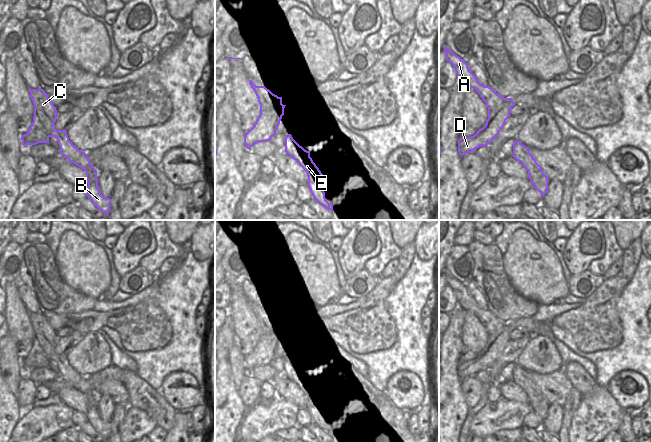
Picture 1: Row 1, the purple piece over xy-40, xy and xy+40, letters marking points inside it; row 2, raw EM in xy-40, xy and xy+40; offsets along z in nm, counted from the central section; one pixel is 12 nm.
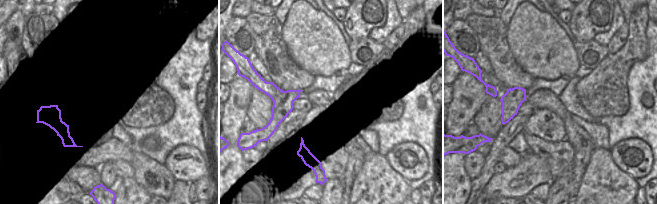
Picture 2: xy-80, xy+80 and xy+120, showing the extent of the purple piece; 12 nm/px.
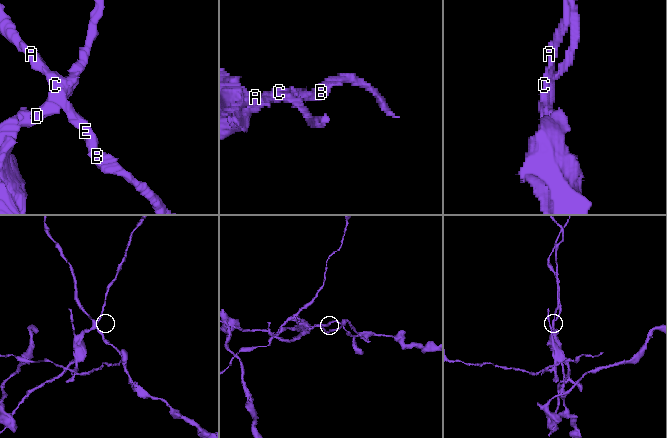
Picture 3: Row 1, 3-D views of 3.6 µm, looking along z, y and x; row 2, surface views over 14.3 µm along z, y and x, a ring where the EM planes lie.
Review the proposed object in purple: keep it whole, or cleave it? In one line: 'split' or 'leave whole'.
split

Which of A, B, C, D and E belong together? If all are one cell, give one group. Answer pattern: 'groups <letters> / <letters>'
groups A B C E / D

